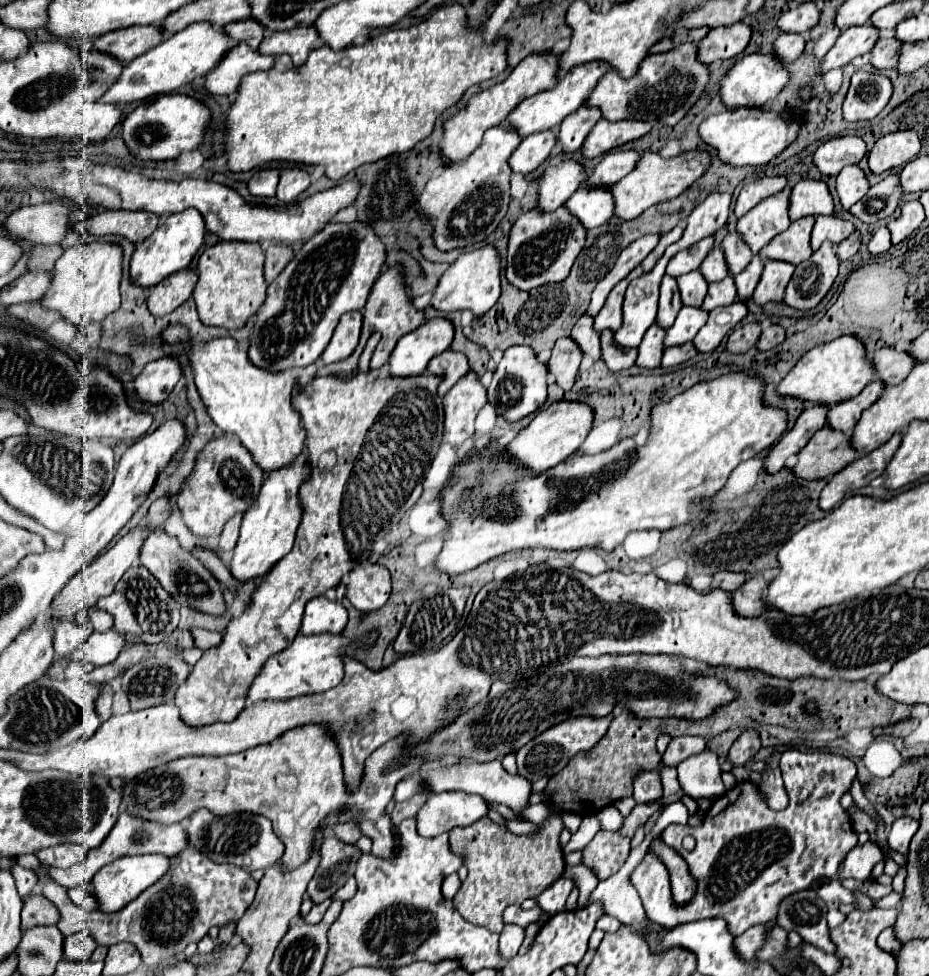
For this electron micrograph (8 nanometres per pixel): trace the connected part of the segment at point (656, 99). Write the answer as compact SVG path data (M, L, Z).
M685 42L663 54L649 54L645 62L641 62L641 70L633 78L623 78L617 70L609 70L585 100L589 106L597 106L603 112L603 118L615 120L645 120L645 122L661 122L667 126L675 126L685 118L689 108L699 100L707 82L709 82L709 64L699 60L697 44Z

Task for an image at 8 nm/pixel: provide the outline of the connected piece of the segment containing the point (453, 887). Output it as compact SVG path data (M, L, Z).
M449 874L449 876L445 878L443 886L441 886L441 894L443 894L443 898L445 898L445 900L451 900L453 894L457 894L457 886L459 886L459 882L457 882L457 874Z

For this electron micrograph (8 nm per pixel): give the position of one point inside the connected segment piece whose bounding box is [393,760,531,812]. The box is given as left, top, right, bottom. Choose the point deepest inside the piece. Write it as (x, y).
(490, 780)

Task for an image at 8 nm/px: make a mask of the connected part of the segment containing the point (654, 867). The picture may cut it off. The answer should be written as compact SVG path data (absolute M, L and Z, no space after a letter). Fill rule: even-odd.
M789 748L782 753L779 767L789 796L789 804L785 810L771 810L767 806L767 796L759 790L759 786L747 780L739 782L735 788L719 796L711 804L707 816L699 826L667 826L667 830L663 832L663 842L675 848L685 858L685 862L689 864L689 872L697 882L697 890L693 898L685 902L685 906L675 906L671 898L671 880L665 864L661 864L653 854L645 854L643 862L631 874L631 882L643 900L643 908L649 920L653 920L655 924L669 924L673 928L677 924L701 918L725 918L729 922L729 930L733 930L733 934L741 934L755 924L773 920L773 916L777 916L779 902L785 900L789 894L799 892L805 886L813 886L817 880L833 878L837 874L839 862L847 856L847 850L857 844L857 834L851 828L851 818L839 804L841 794L849 790L857 774L855 764L845 756L831 752L799 752L795 748ZM687 834L695 836L697 840L697 846L691 852L681 846L681 840Z

